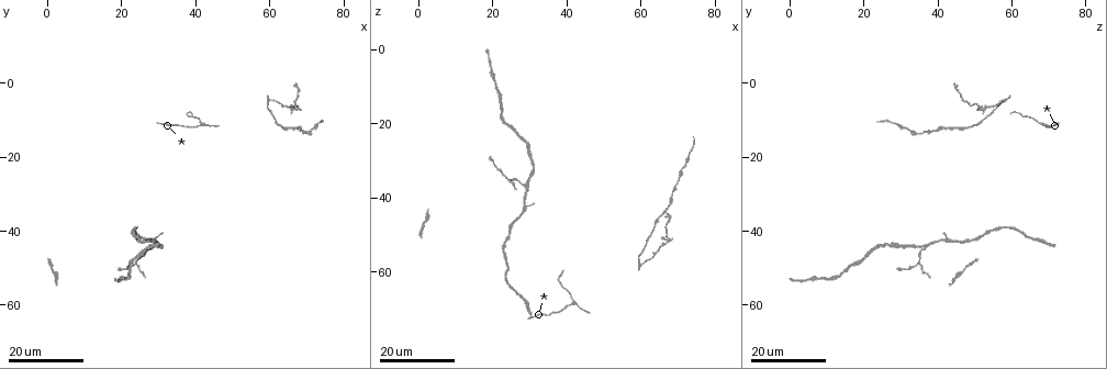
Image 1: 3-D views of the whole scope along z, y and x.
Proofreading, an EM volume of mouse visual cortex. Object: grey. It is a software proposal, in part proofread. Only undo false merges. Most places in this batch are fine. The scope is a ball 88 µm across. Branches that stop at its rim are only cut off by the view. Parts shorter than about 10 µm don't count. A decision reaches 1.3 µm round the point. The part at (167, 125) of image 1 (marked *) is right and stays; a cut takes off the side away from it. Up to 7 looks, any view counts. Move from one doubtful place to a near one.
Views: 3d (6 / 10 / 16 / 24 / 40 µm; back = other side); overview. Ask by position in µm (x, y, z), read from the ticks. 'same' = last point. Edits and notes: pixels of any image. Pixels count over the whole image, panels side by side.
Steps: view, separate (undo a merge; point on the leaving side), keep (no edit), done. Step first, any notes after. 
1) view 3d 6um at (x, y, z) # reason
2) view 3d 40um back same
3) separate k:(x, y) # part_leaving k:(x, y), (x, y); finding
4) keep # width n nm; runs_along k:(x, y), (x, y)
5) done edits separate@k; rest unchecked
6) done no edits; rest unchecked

view 3d 24um at (28.0, 44.0, 37.5)

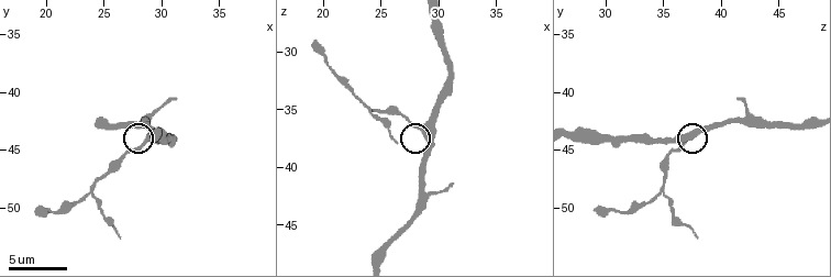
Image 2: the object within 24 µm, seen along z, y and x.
view 3d 10um at (28.6, 44.4, 36.6) # closer look

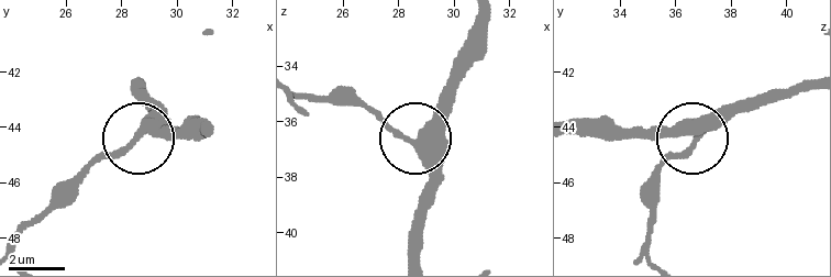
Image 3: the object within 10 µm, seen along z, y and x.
keep # continuous, no second cell

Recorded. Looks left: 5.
view 3d 24um at (23.0, 39.5, 57.5) # calibre changes

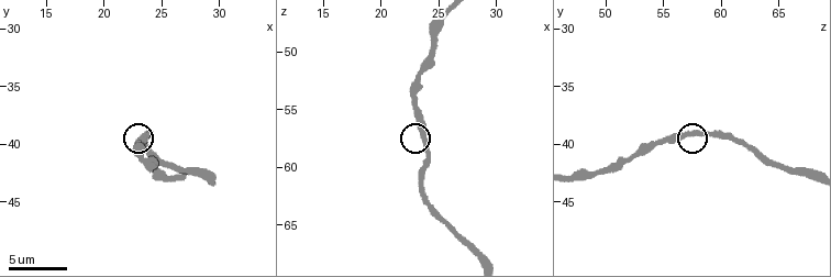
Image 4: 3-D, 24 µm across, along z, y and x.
view 3d 10um at (23.6, 39.2, 57.0)

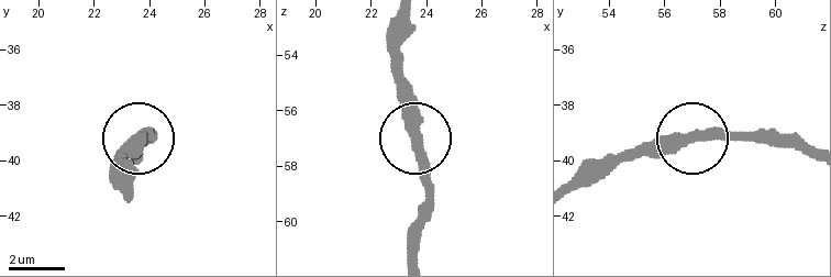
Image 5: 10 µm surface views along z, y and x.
keep # one cell here

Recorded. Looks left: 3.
view 3d 6um at (19.2, 50.4, 29.8) # sudden change in width

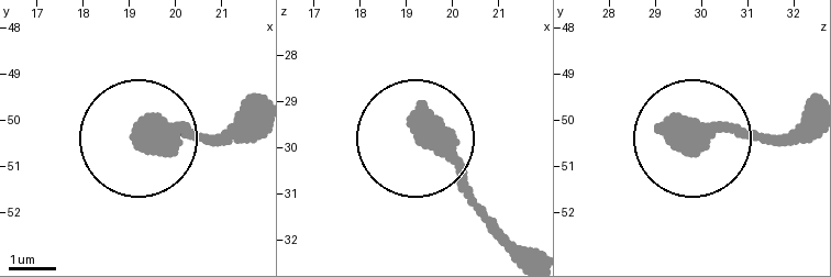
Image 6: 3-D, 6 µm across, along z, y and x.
view 3d 6um back at (19.35, 50.50, 29.75)

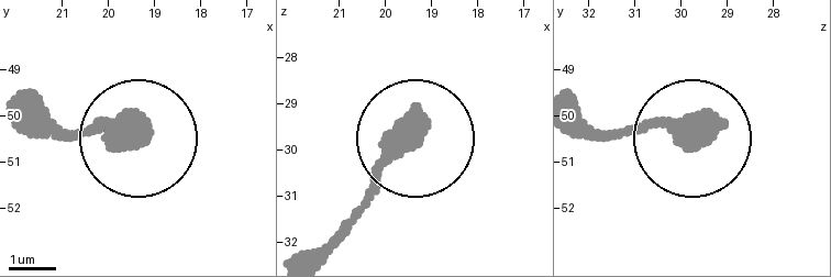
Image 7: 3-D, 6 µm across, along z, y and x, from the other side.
keep # width 420 nm; all the same cell

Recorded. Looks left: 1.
done no edits; rest unchecked

